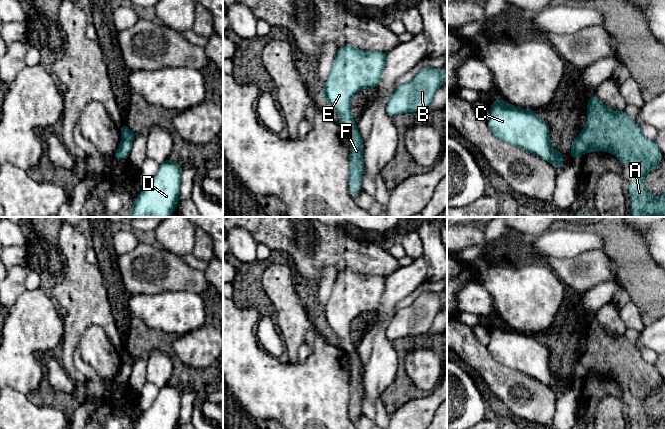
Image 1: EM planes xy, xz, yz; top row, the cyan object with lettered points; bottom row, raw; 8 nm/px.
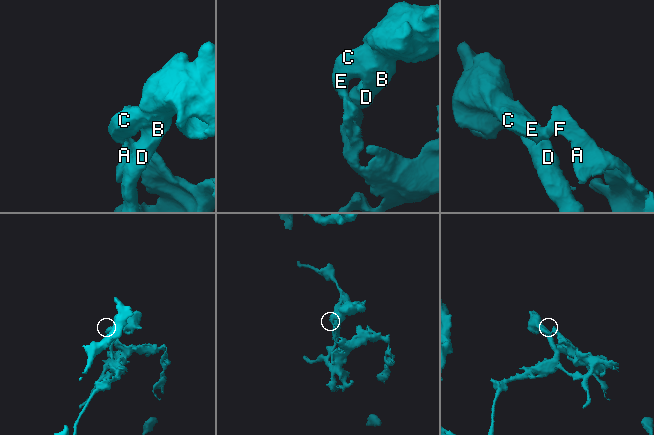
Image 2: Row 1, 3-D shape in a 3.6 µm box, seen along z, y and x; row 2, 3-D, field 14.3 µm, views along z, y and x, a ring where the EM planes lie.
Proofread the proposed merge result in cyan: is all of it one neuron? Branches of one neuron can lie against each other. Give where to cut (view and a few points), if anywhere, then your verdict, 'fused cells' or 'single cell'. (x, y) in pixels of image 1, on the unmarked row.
cut yz (579, 359), (591, 373); fused cells

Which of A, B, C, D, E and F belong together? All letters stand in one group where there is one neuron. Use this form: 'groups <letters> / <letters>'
groups A F / B C D E

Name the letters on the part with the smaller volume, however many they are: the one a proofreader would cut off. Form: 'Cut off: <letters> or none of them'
Cut off: A, F

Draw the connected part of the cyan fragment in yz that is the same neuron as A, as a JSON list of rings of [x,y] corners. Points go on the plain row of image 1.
[[[590,320],[587,325],[587,349],[580,354],[581,364],[594,376],[606,375],[613,378],[620,389],[629,388],[632,395],[630,401],[638,403],[637,406],[629,407],[631,429],[665,429],[665,417],[656,422],[643,408],[646,398],[662,385],[662,377],[657,369],[643,359],[640,350],[625,335],[609,334],[597,321]]]

